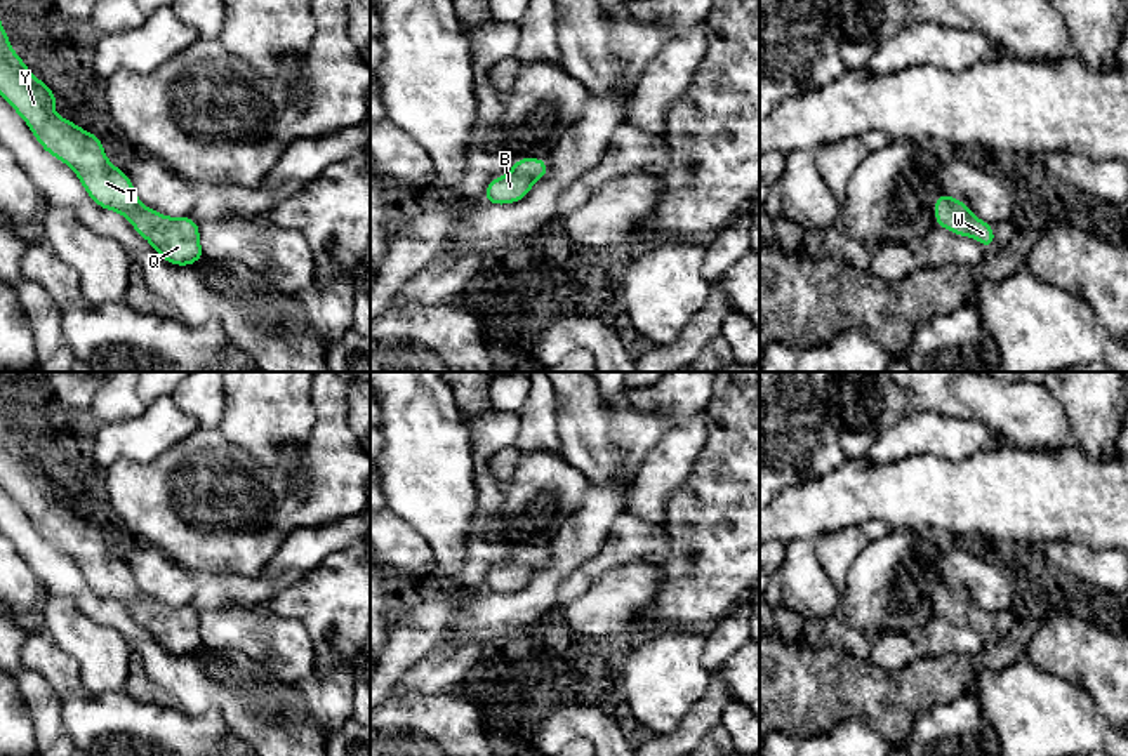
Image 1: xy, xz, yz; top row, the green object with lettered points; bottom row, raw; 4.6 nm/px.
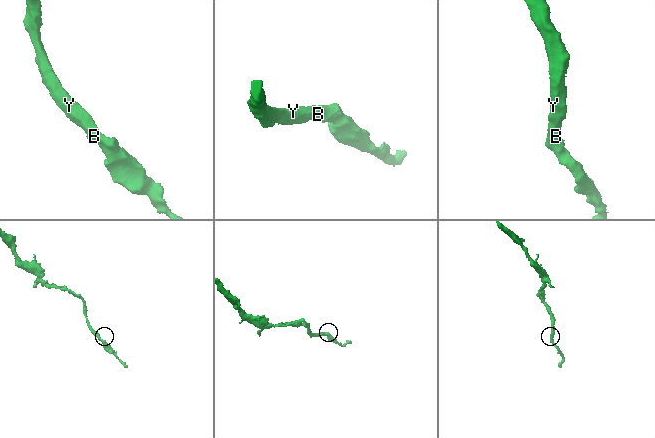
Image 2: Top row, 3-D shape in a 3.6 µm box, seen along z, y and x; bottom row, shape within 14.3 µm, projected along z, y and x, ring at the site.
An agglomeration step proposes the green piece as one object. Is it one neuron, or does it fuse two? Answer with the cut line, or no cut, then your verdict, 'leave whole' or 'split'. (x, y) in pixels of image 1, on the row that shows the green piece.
cut none; leave whole

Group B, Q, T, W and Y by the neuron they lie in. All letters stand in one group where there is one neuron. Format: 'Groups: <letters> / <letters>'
Groups: B Q T W Y

